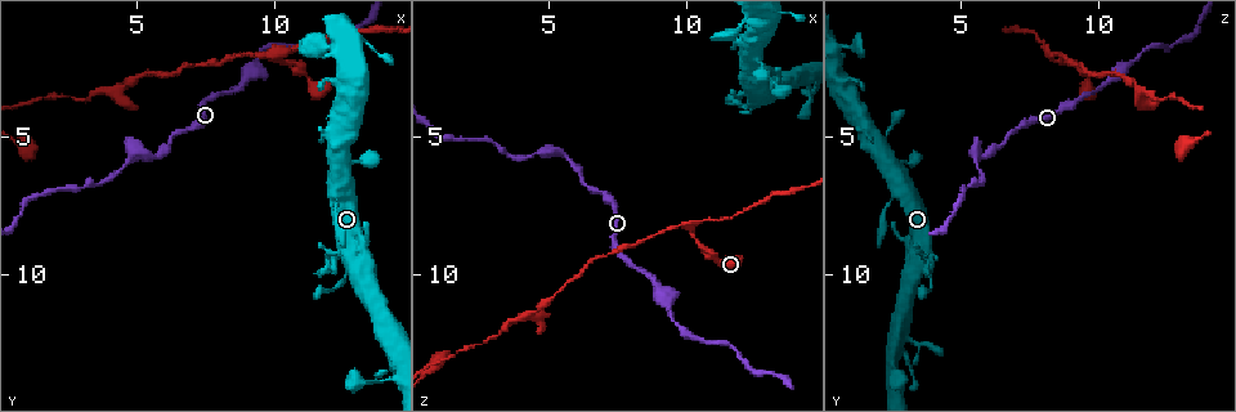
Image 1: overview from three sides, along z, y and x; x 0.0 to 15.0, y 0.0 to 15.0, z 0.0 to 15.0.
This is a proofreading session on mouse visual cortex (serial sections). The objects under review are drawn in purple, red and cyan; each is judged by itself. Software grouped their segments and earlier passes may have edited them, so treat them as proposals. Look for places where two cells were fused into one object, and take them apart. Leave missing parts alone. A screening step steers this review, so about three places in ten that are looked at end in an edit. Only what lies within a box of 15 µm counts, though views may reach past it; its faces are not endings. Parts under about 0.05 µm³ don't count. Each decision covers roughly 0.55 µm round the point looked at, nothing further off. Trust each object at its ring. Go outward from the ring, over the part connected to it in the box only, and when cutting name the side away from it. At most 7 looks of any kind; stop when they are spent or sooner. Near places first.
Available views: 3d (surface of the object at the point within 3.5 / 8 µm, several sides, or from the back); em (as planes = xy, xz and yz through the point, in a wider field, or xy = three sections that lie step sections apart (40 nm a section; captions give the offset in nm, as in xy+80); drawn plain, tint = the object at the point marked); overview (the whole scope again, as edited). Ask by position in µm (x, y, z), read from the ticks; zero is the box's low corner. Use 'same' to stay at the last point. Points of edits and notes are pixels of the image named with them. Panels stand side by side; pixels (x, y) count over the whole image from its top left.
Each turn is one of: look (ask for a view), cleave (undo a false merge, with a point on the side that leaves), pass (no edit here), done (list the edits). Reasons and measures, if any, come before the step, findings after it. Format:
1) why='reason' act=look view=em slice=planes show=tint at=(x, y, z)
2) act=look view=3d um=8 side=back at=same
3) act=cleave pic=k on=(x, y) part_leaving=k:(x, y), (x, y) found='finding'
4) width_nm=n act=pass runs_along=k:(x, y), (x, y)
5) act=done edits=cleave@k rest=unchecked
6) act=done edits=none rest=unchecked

why='sudden change in width' act=look view=3d um=3.5 at=(9.4, 2.1, 11.4)

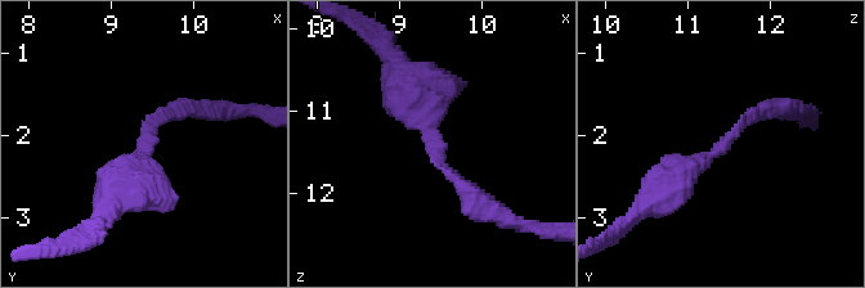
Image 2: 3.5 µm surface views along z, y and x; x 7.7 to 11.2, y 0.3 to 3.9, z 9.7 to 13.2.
arm_widths_nm=200,500 act=look view=em slice=xy step=5 show=tint at=(9.40, 2.15, 11.40)

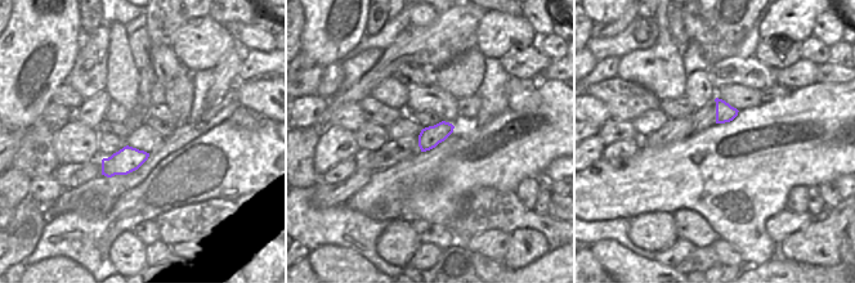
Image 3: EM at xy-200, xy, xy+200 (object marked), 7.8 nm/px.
act=pass runs_along=2:(403, 82), (435, 162), (474, 201) found='one cell here'

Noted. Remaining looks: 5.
why='three-way junction' act=look view=3d um=3.5 at=(10.3, 2.2, 8.5)

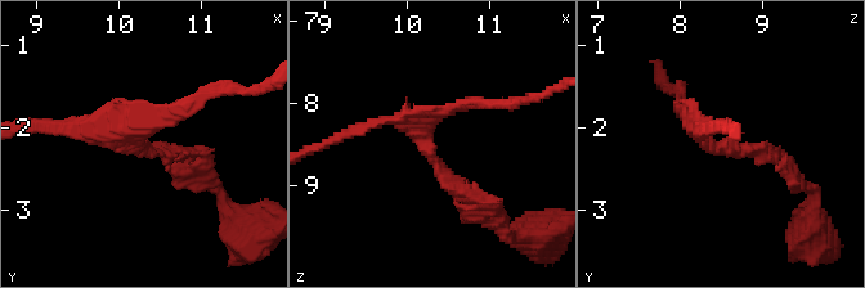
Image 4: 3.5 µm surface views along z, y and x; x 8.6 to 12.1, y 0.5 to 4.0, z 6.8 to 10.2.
why='need the tissue' act=look view=em slice=xy step=5 show=tint at=(10.20, 2.20, 8.50)

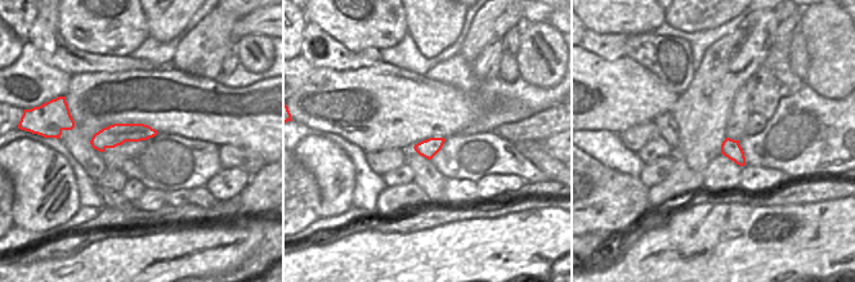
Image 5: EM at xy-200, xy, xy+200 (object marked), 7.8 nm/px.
act=pass runs_along=4:(479, 199), (400, 121), (349, 134) found='one cell here'

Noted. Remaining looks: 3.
why='sharp bend' act=look view=3d um=3.5 side=back at=(4.3, 3.3, 11.4)

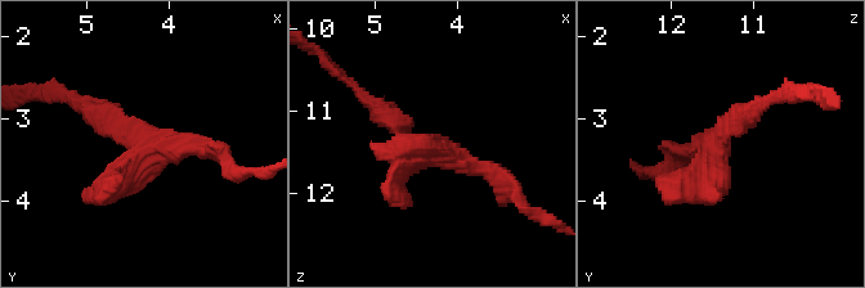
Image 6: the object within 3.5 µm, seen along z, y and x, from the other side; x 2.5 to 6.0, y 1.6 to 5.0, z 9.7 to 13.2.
why='now the EM' act=look view=em slice=xy step=5 show=tint at=(4.30, 3.35, 11.45)

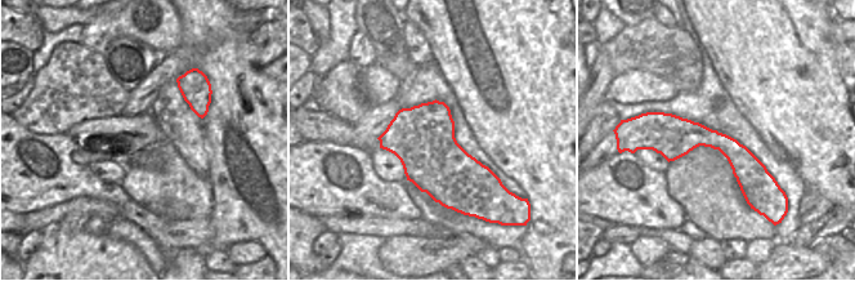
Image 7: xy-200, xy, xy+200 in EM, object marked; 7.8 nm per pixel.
act=pass runs_along=7:(658, 134), (720, 141), (768, 178) found='one cell here'

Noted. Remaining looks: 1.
act=done edits=none rest=unchecked

